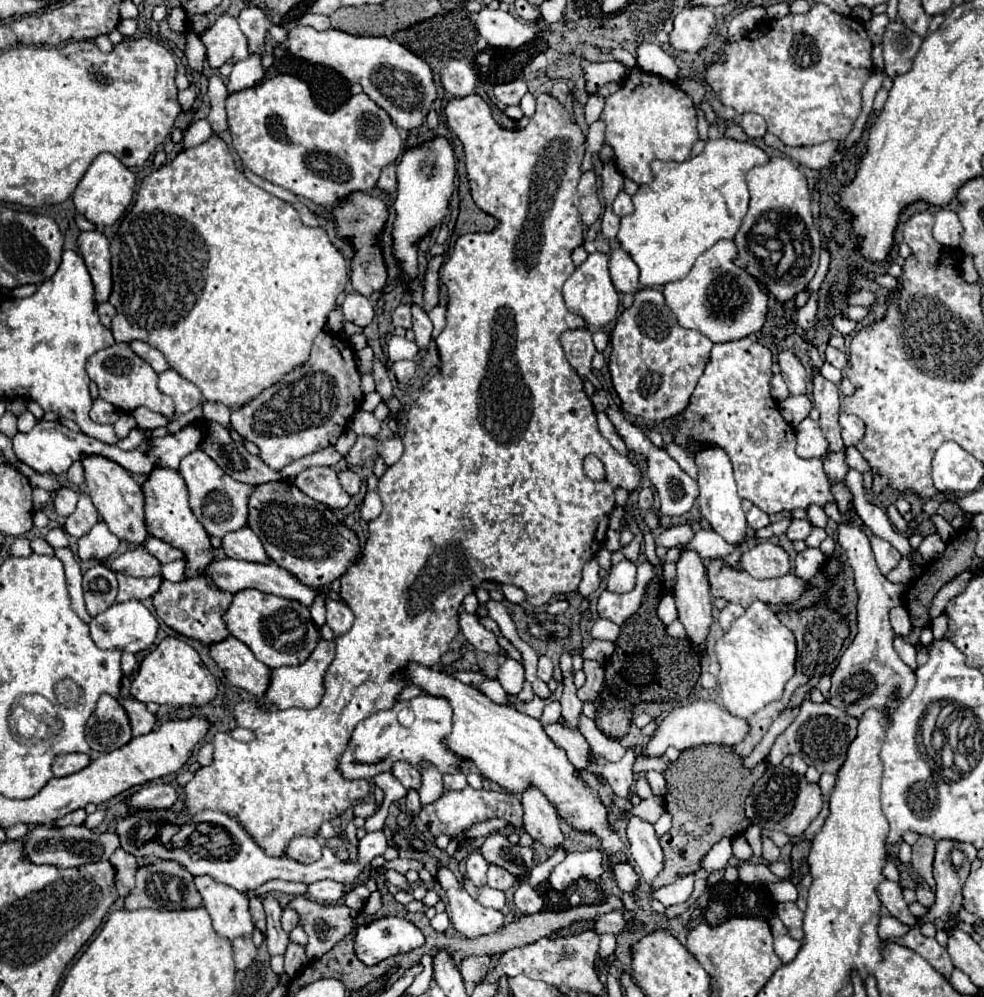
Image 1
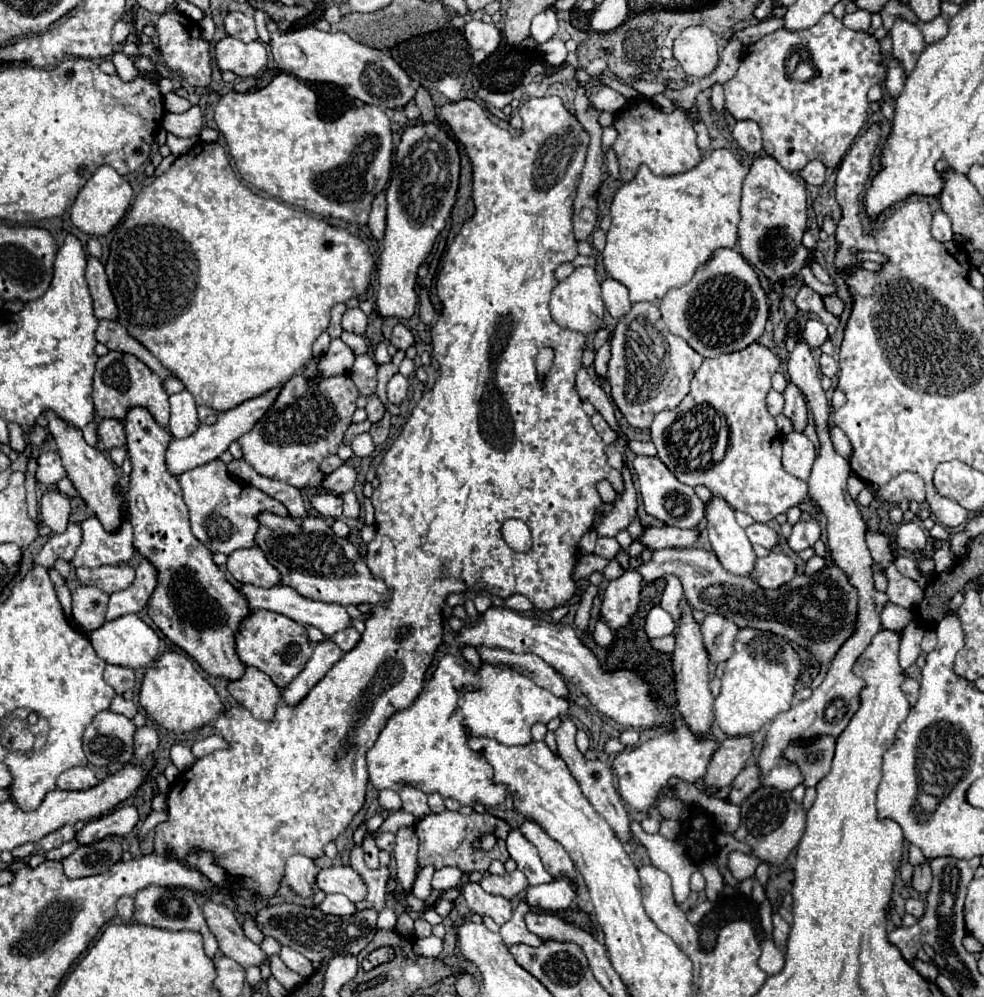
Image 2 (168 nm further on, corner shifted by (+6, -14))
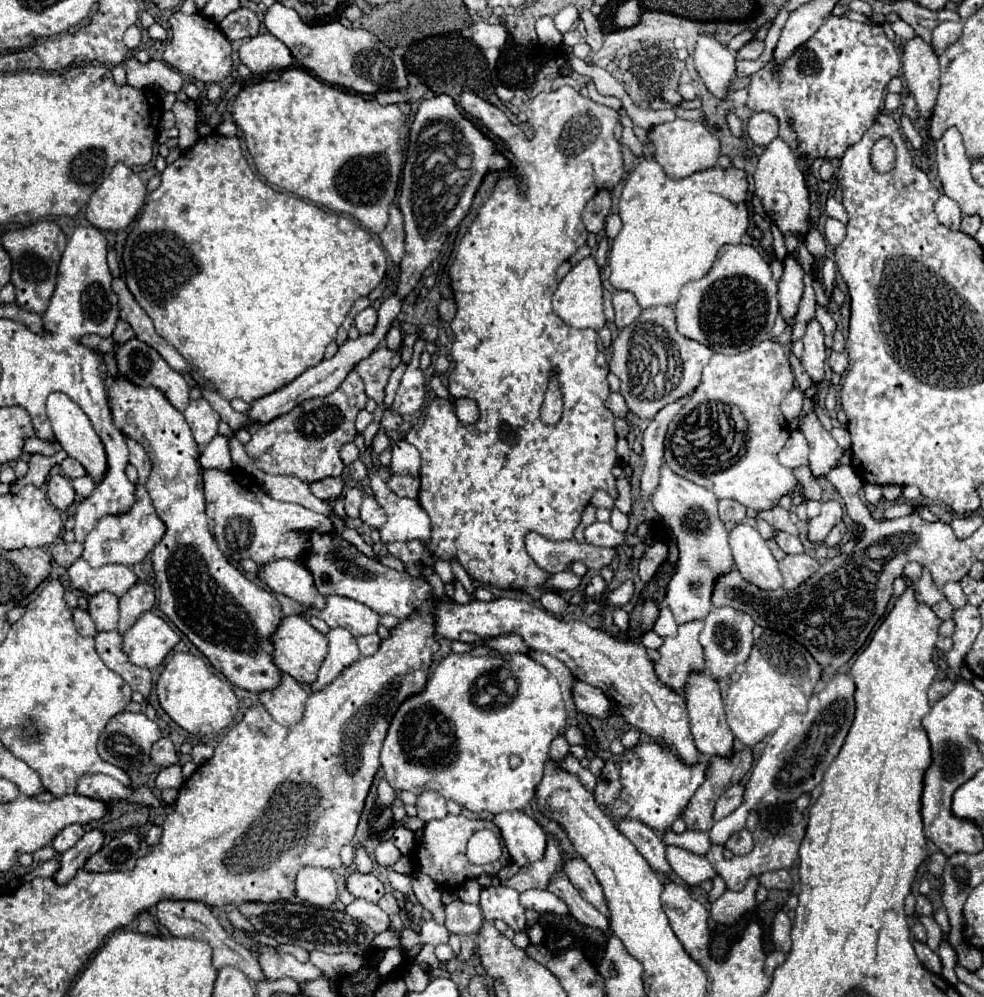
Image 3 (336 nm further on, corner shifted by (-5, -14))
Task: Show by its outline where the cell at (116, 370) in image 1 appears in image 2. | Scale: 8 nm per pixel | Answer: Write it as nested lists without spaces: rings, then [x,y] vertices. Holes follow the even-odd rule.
[[[109,352],[107,356],[99,358],[95,378],[93,378],[93,400],[95,410],[101,418],[117,418],[123,420],[127,410],[133,406],[147,408],[155,420],[161,426],[167,426],[169,422],[169,394],[163,390],[163,380],[151,372],[141,360],[137,360],[133,354],[125,352]]]

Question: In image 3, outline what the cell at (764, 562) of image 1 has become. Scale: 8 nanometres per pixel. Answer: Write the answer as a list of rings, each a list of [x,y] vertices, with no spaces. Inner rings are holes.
[[[788,554],[778,562],[778,566],[780,566],[782,578],[784,578],[786,590],[800,586],[806,578],[810,578],[820,568],[820,564],[814,558],[810,558],[808,554]]]

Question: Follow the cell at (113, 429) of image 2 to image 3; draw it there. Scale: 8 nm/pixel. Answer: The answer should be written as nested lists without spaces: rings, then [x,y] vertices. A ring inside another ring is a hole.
[[[126,436],[126,446],[128,446],[128,450],[130,450],[130,464],[138,468],[138,476],[140,476],[138,484],[144,484],[146,478],[148,478],[148,474],[150,474],[148,454],[146,454],[146,450],[144,450],[136,440],[132,440],[132,438],[128,438],[128,436]]]

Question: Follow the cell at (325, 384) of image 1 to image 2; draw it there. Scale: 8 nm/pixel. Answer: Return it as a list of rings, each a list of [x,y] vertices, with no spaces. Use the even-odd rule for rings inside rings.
[[[313,360],[305,366],[305,370],[301,374],[295,374],[289,382],[285,382],[281,394],[277,396],[277,400],[269,408],[269,412],[253,426],[251,432],[247,432],[245,436],[239,438],[239,444],[243,450],[243,460],[247,464],[251,464],[255,468],[255,472],[259,472],[261,476],[273,478],[273,480],[287,482],[299,490],[301,488],[315,488],[325,478],[323,472],[319,470],[319,464],[327,456],[335,454],[337,448],[341,446],[343,434],[351,424],[351,416],[355,412],[355,402],[359,398],[357,386],[353,384],[353,380],[347,374],[321,380],[315,386],[307,384],[307,378],[311,378],[311,376],[313,376]]]

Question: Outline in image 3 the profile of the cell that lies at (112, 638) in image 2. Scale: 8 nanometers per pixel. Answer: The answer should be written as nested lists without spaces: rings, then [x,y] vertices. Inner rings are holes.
[[[144,612],[122,636],[122,652],[132,664],[154,670],[162,664],[178,640],[180,636],[168,626],[166,620],[152,612]]]

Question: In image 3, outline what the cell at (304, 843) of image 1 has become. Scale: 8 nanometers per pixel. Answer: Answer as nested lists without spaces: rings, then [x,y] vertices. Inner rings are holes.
[[[306,866],[296,876],[296,896],[312,906],[326,908],[338,898],[332,870]]]

